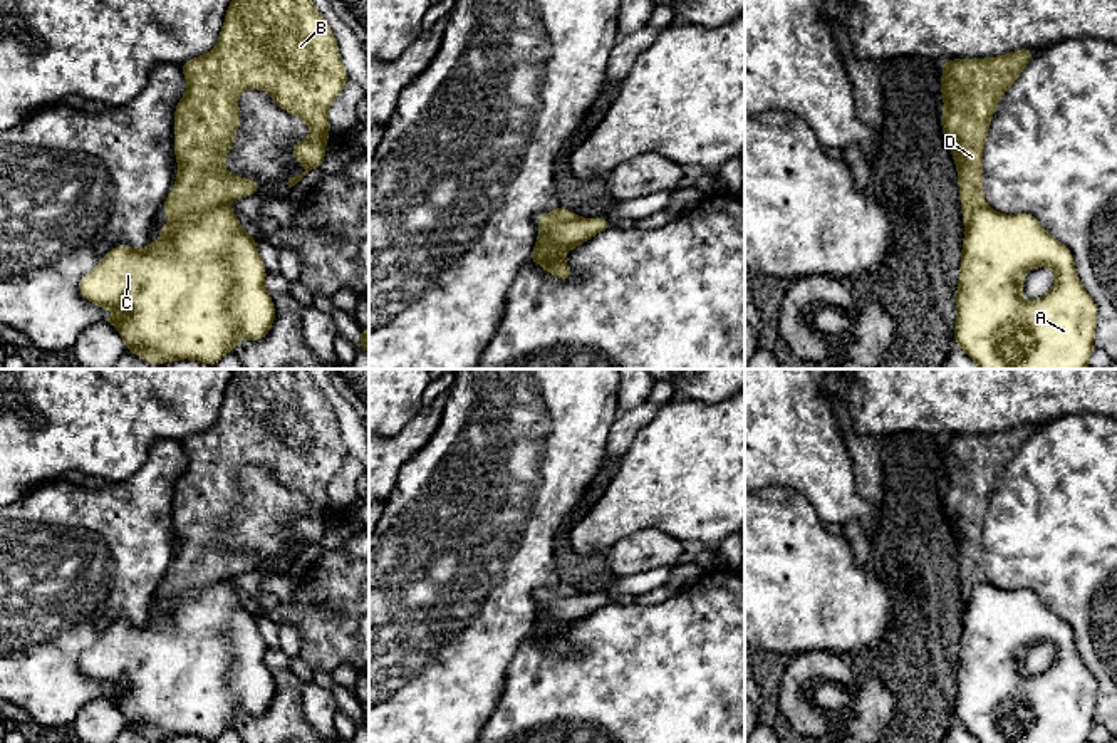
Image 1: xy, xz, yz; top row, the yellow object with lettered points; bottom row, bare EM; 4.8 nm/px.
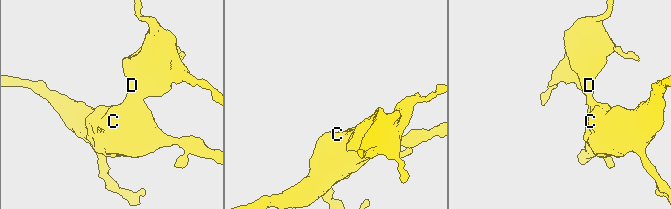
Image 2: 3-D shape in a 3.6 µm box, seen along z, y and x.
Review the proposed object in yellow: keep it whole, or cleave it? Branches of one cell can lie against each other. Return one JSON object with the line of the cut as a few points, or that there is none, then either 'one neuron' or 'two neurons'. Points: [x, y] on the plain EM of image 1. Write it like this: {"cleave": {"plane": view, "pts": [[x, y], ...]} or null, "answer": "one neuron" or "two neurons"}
{"cleave": {"plane": "xy", "pts": [[222, 581], [197, 584], [175, 592]]}, "answer": "two neurons"}

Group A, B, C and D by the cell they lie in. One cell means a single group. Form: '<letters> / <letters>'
A C / B D

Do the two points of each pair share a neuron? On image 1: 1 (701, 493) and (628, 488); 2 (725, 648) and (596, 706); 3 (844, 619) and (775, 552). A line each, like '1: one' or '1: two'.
1: one
2: one
3: one

